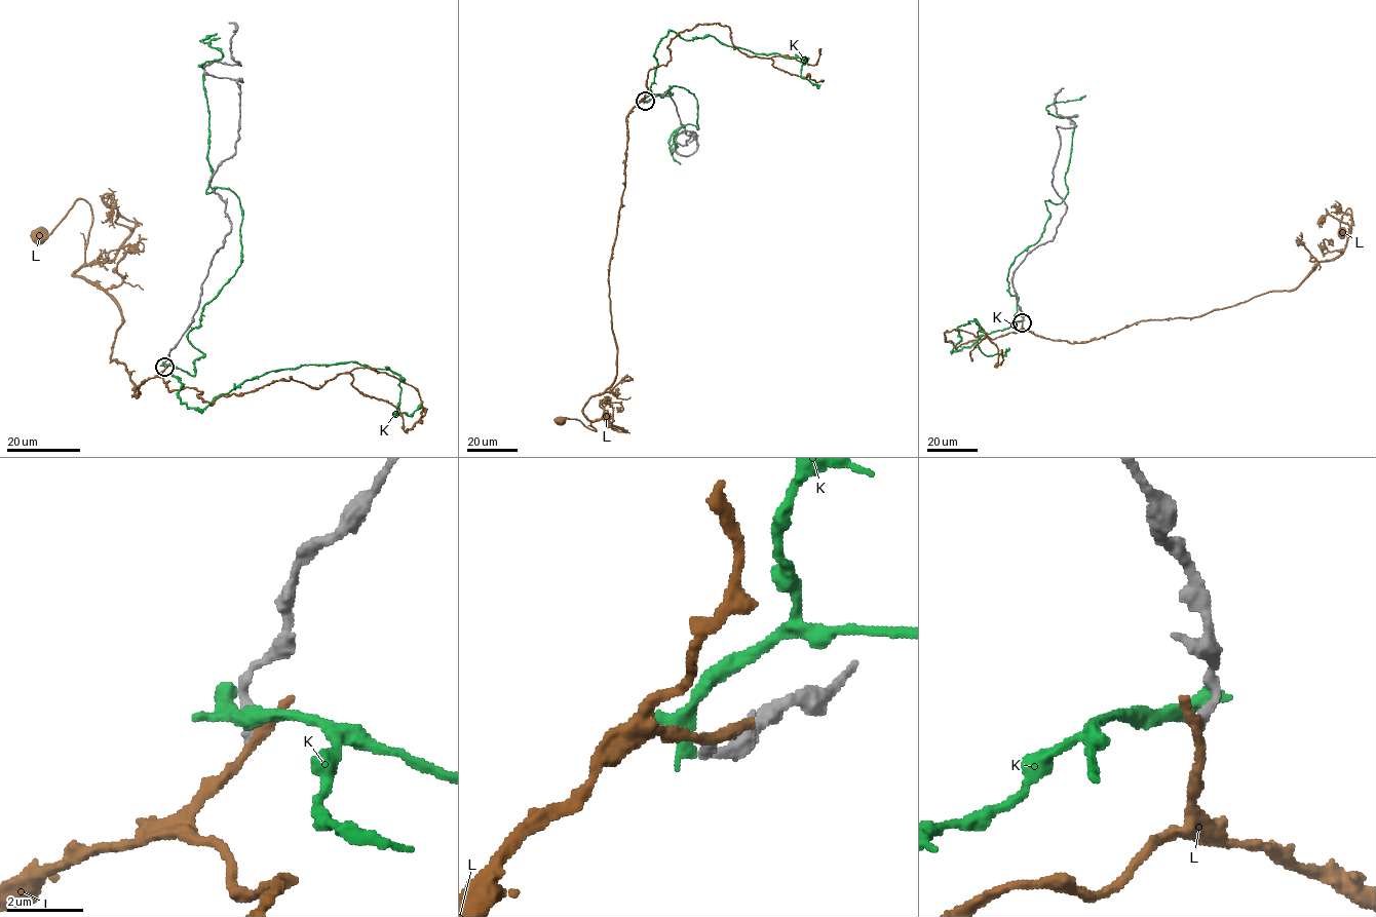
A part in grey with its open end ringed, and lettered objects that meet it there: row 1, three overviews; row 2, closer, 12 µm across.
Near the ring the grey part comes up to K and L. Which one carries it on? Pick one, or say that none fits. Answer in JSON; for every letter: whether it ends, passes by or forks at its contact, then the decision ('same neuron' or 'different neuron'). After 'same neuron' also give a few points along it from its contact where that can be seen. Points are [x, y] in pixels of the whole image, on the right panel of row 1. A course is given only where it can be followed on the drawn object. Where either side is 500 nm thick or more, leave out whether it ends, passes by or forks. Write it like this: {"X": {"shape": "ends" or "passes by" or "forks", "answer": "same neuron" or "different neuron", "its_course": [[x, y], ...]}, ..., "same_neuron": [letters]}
{"K": {"shape": "ends", "answer": "different neuron"}, "L": {"shape": "passes by", "answer": "different neuron"}, "same_neuron": []}

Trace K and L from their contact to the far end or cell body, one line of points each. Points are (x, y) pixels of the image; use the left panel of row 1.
K: (164, 363), (194, 374), (189, 332), (240, 264), (239, 198), (206, 193), (217, 33)
L: (166, 367), (137, 397), (111, 358), (121, 307), (73, 274), (91, 206), (78, 199), (40, 235)

